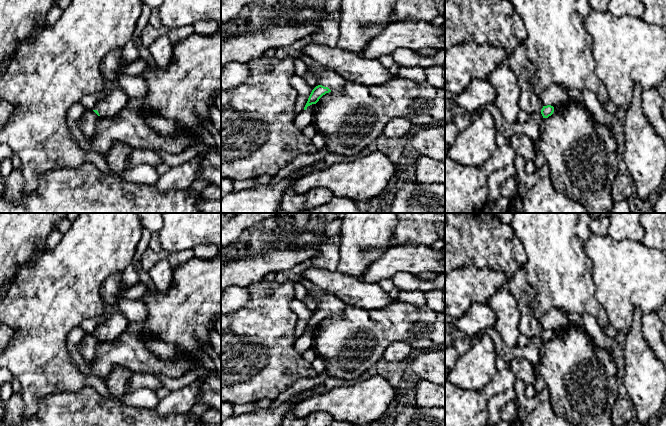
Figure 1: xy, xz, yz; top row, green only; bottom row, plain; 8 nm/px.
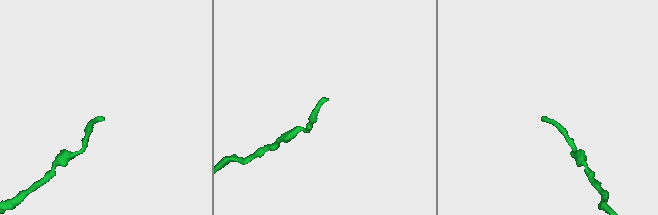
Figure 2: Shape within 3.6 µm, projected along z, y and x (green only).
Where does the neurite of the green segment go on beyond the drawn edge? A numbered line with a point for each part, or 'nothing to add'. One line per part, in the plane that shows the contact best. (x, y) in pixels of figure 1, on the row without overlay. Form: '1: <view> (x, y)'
1: xz (325, 301)

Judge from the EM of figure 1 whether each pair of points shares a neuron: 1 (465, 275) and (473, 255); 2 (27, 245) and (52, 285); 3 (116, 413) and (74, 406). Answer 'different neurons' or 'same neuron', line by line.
1: different neurons
2: different neurons
3: same neuron

